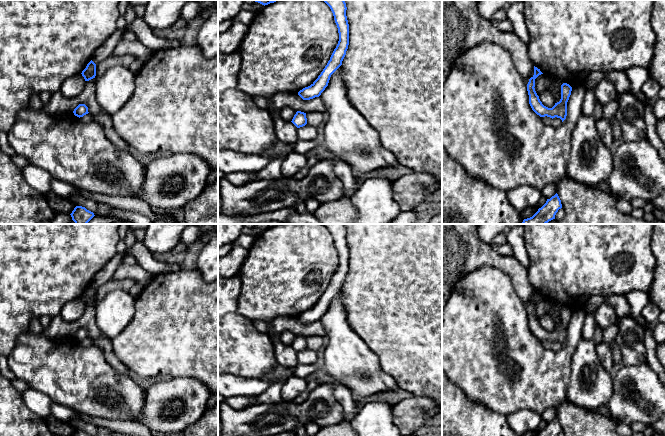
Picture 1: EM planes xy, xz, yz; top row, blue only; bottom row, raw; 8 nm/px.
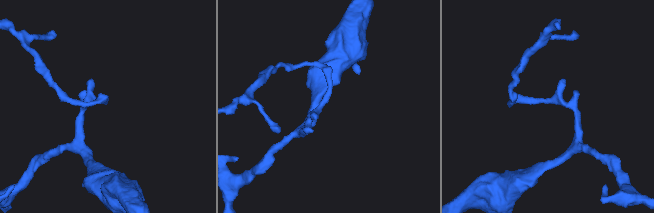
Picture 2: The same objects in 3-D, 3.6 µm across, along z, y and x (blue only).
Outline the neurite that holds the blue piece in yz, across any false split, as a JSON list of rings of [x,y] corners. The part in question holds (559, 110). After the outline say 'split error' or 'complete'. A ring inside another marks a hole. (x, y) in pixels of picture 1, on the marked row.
[[[534,66],[534,75],[529,79],[527,91],[529,95],[529,104],[532,110],[540,117],[560,118],[562,122],[567,116],[567,102],[571,95],[572,87],[563,83],[561,85],[561,99],[557,102],[553,94],[549,91],[542,92],[539,96],[535,91],[535,79],[543,74],[540,69]]]; split error

